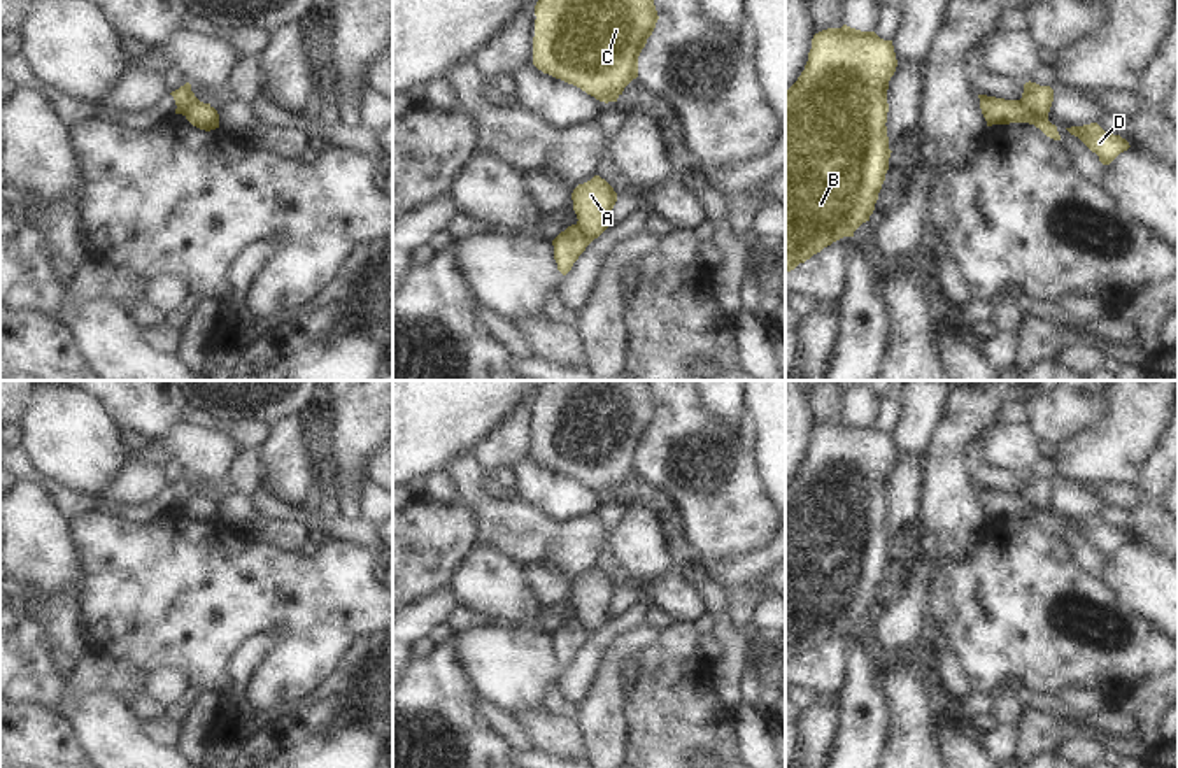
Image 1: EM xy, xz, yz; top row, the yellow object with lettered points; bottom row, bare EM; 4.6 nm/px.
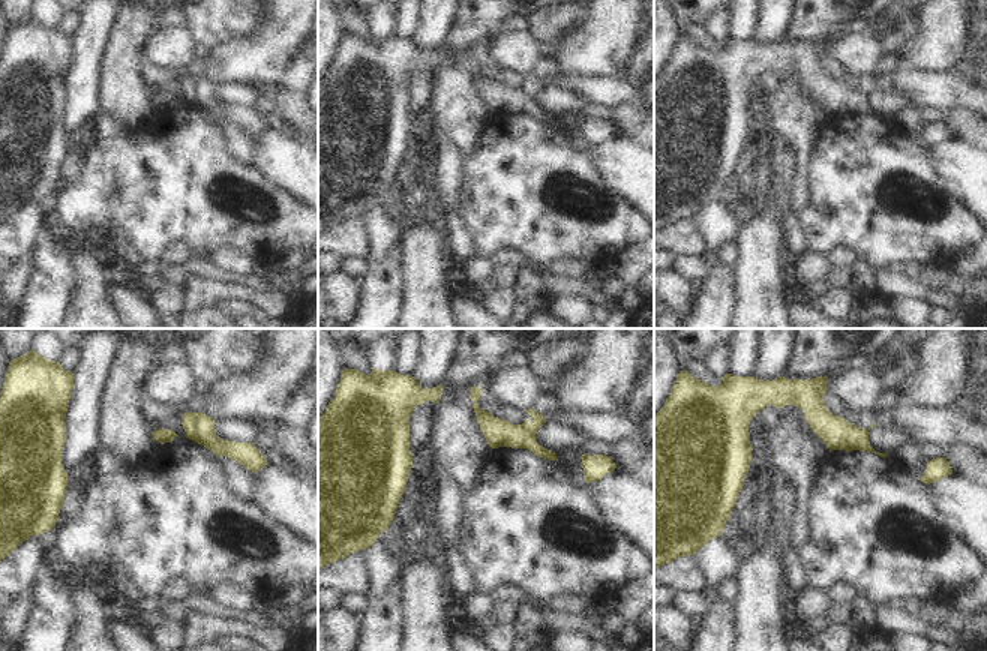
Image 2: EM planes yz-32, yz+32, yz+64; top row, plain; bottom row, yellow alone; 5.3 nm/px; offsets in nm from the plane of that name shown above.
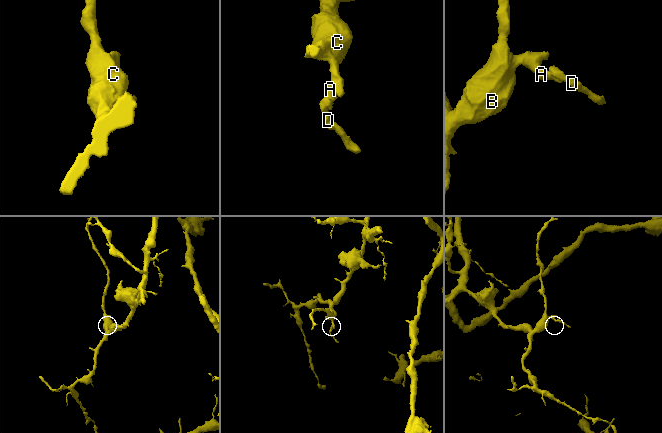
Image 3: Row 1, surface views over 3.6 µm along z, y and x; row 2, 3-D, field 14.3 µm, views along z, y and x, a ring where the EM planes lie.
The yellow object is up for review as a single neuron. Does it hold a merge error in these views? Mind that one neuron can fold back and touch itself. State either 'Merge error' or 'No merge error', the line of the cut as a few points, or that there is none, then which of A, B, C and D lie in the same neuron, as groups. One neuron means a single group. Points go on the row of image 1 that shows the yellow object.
Merge error. Split along yz (1019, 100), (1047, 121). Groups: A B C / D.

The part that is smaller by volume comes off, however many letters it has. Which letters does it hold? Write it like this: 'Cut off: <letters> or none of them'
Cut off: D

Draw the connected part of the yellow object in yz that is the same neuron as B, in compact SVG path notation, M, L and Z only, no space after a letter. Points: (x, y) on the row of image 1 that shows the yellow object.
M843 25L813 35L808 61L785 91L785 272L854 231L875 210L889 170L887 89L898 67L892 40Z

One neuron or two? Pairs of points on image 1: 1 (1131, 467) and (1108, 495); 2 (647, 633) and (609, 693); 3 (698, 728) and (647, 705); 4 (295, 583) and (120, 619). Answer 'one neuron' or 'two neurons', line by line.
1: two neurons
2: one neuron
3: one neuron
4: one neuron

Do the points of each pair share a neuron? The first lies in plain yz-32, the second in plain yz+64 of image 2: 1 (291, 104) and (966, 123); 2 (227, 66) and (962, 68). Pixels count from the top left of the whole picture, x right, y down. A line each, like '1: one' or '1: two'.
1: one
2: two

